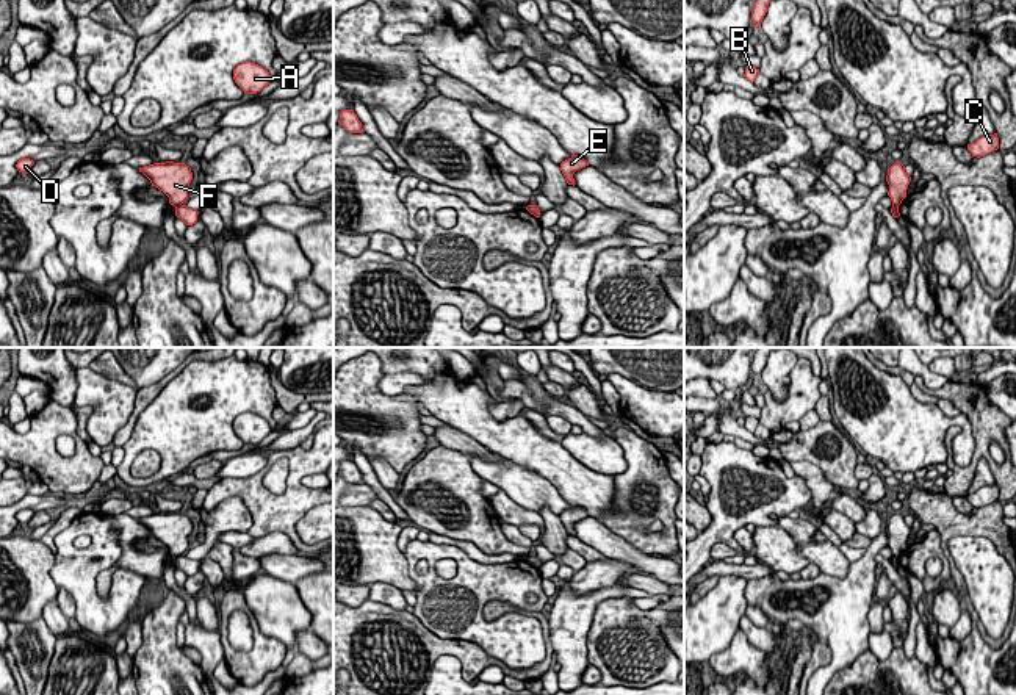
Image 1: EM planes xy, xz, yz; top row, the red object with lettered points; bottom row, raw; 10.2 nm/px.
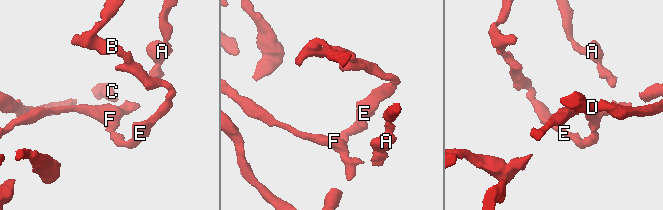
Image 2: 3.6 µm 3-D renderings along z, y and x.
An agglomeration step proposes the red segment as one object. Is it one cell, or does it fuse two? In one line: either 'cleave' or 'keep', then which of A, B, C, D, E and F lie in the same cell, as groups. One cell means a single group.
cleave | A B C E / D F

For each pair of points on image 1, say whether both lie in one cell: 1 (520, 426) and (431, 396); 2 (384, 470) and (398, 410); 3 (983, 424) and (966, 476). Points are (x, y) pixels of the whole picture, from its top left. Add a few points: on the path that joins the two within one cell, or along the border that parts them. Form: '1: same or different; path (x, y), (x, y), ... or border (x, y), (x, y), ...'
1: same; path (498, 428), (484, 428), (461, 404), (453, 401)
2: different; border (370, 459), (381, 457), (398, 473)
3: same; path (983, 437), (982, 450), (972, 464)

